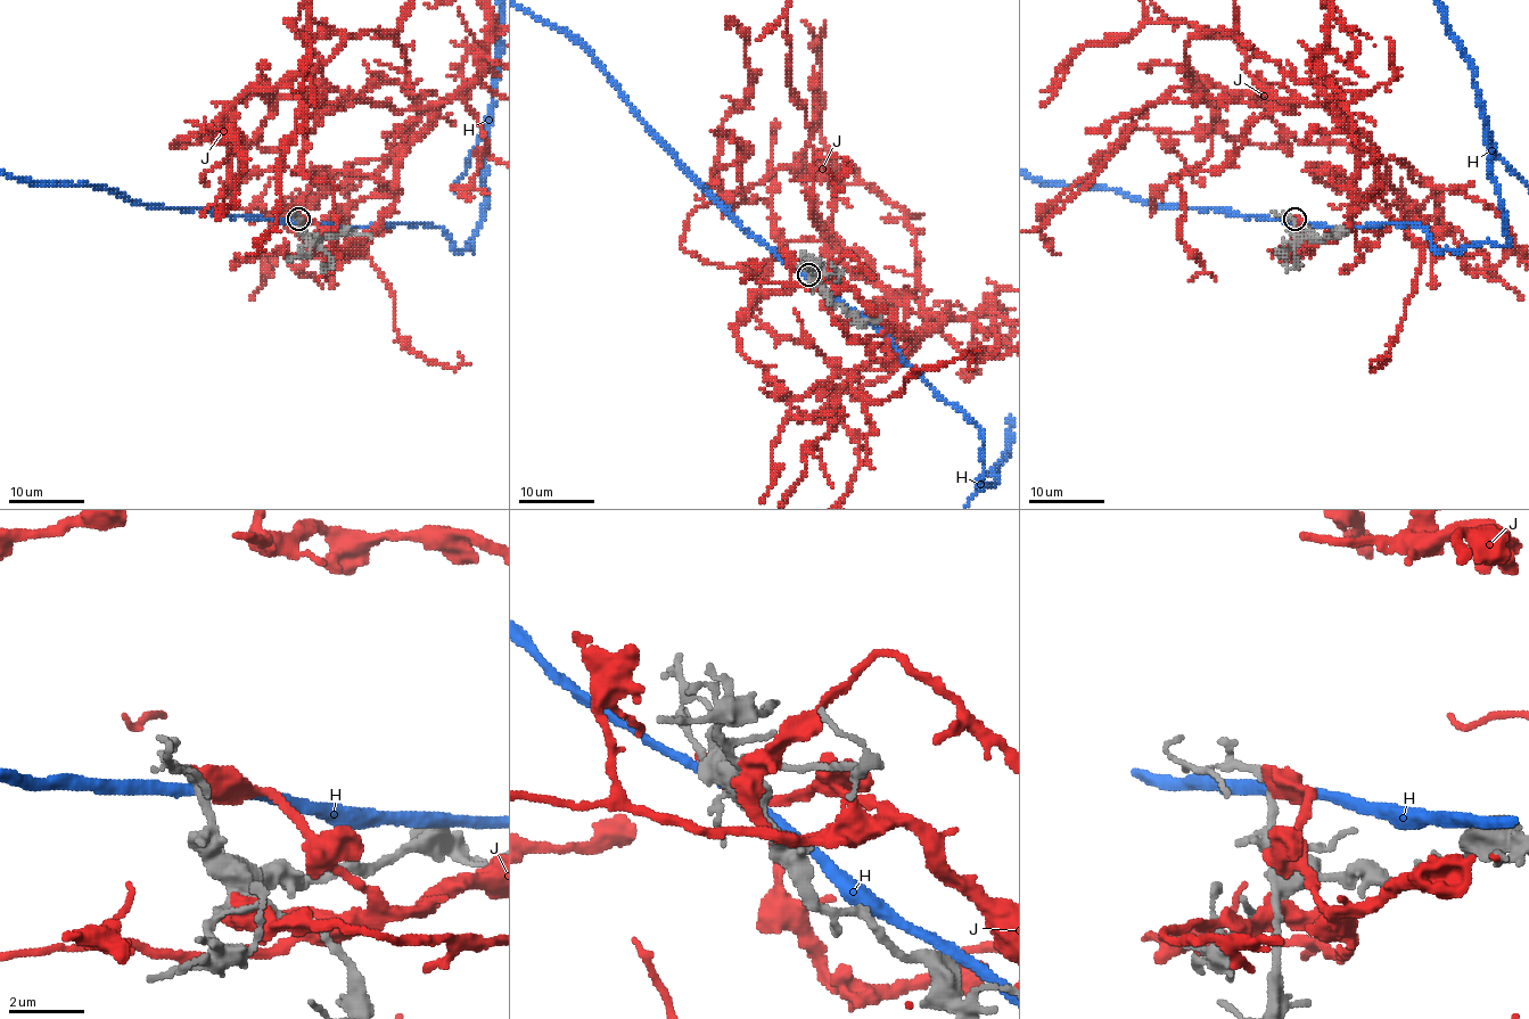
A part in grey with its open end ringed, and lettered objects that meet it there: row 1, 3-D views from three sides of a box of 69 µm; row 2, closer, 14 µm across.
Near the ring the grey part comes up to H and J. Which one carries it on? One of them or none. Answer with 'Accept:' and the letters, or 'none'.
Accept: none

